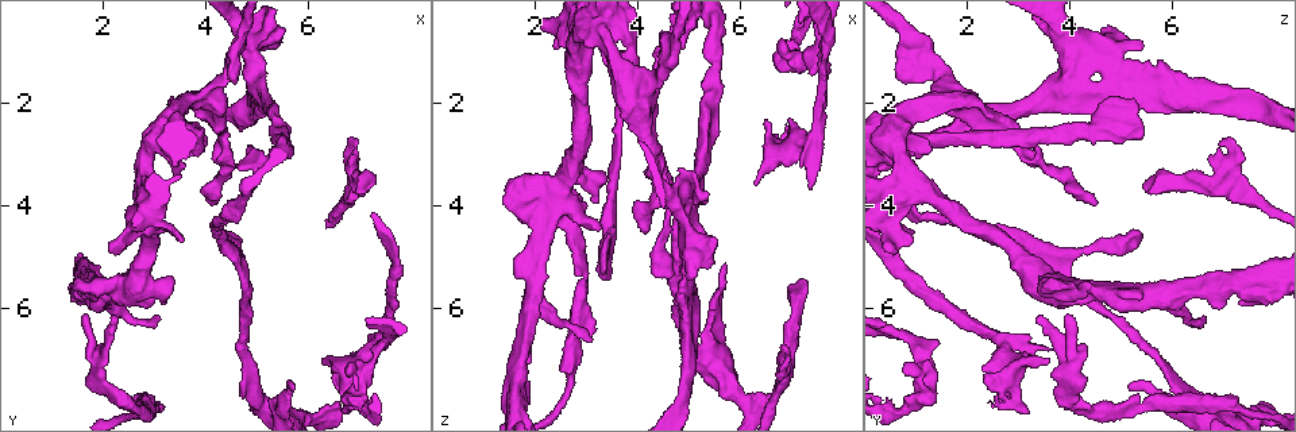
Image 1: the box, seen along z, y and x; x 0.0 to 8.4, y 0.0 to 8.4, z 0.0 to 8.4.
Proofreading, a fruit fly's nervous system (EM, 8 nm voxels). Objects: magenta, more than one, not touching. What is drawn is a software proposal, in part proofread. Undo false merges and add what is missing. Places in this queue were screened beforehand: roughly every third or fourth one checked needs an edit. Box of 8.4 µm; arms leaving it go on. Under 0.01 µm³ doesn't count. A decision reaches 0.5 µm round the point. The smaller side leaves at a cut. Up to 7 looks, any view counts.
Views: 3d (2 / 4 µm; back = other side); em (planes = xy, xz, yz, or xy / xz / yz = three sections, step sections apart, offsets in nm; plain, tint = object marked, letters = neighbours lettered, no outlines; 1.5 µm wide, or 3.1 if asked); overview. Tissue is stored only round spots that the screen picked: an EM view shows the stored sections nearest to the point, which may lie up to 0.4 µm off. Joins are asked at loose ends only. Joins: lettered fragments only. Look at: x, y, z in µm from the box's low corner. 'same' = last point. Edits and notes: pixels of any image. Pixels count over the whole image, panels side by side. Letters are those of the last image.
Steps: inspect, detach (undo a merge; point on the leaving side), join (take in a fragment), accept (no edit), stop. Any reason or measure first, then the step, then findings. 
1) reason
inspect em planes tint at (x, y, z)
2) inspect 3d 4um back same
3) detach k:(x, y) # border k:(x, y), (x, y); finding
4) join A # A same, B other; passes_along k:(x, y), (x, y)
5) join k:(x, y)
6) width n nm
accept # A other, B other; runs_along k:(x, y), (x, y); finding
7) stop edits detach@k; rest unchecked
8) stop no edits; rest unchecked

inspect em planes plain at (6.90, 7.75, 1.20)

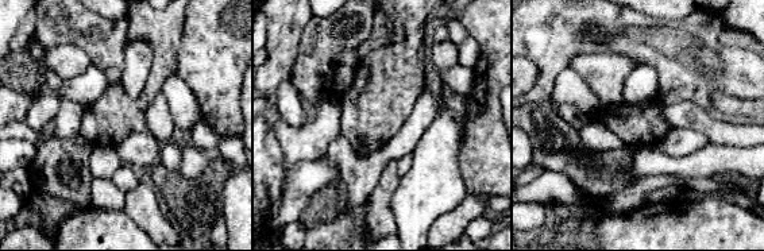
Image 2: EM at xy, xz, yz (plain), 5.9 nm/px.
inspect em planes tint same

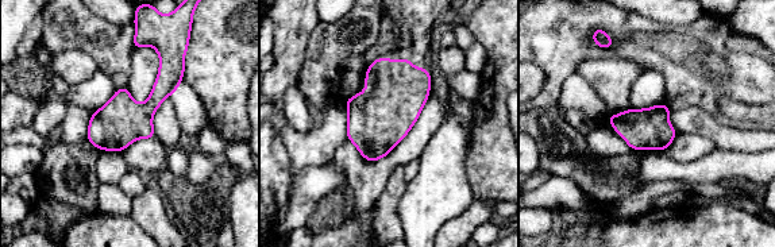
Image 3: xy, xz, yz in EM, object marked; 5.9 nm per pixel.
inspect em planes letters same

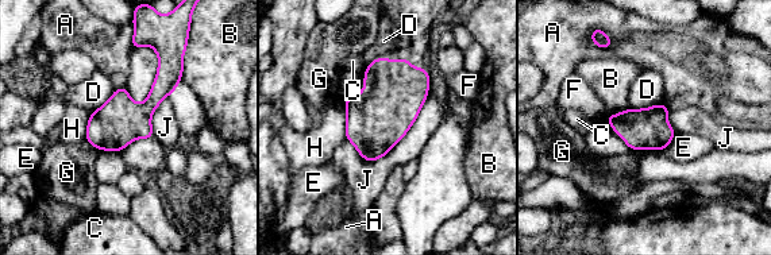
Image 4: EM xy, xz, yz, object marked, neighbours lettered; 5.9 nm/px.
accept # A other, B other, C other, D other, E other, F other, G other, H other, J other; border 4:(430, 82), (409, 130), (363, 159); all the same neuron

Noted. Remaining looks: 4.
an open end
inspect 3d 2um at (7.40, 6.75, 3.60)

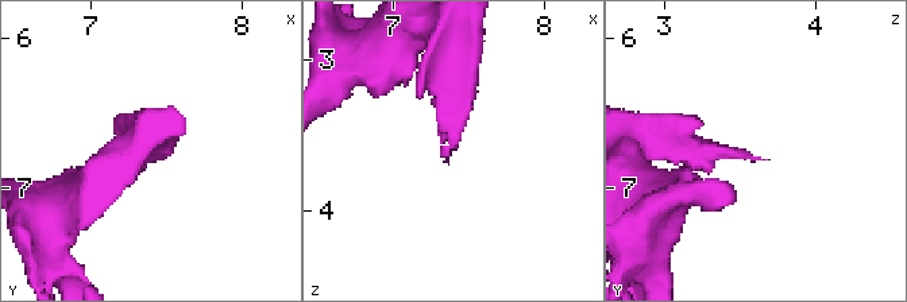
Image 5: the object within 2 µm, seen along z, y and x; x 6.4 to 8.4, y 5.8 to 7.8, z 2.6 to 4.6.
need the tissue
inspect em planes letters at (7.38, 6.80, 3.68)

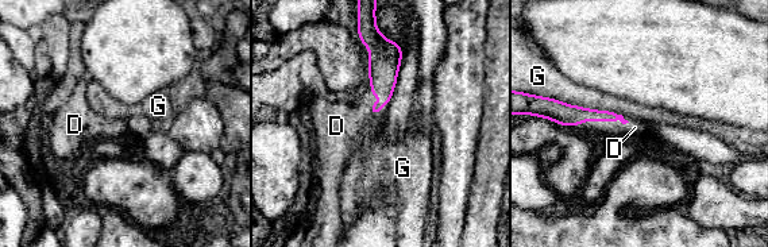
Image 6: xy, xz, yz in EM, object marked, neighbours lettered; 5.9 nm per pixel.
join D # D same, G other; passes_along 6:(385, 56), (371, 87), (347, 120); the neuron continues

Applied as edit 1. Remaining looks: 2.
sharp bend
inspect em yz step 4 tint at (2.00, 7.45, 3.95)

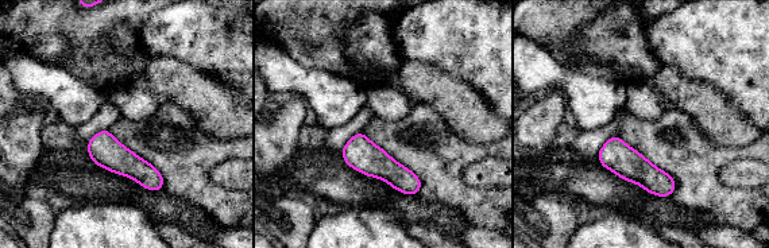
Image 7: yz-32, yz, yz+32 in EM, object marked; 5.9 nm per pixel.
another direction
inspect em planes letters same

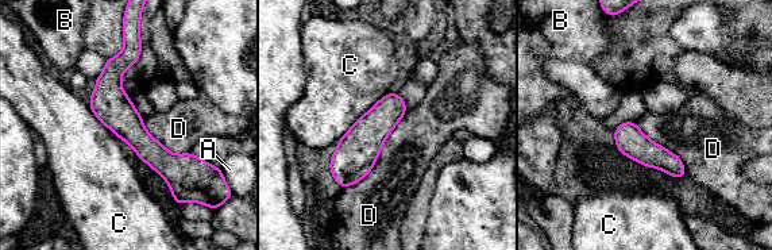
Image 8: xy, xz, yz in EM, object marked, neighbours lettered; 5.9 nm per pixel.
accept # A other, B other, C other, D other; border 8:(406, 112), (374, 166), (342, 188); all the same neuron

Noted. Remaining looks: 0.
stop edits join@6; rest unchecked

